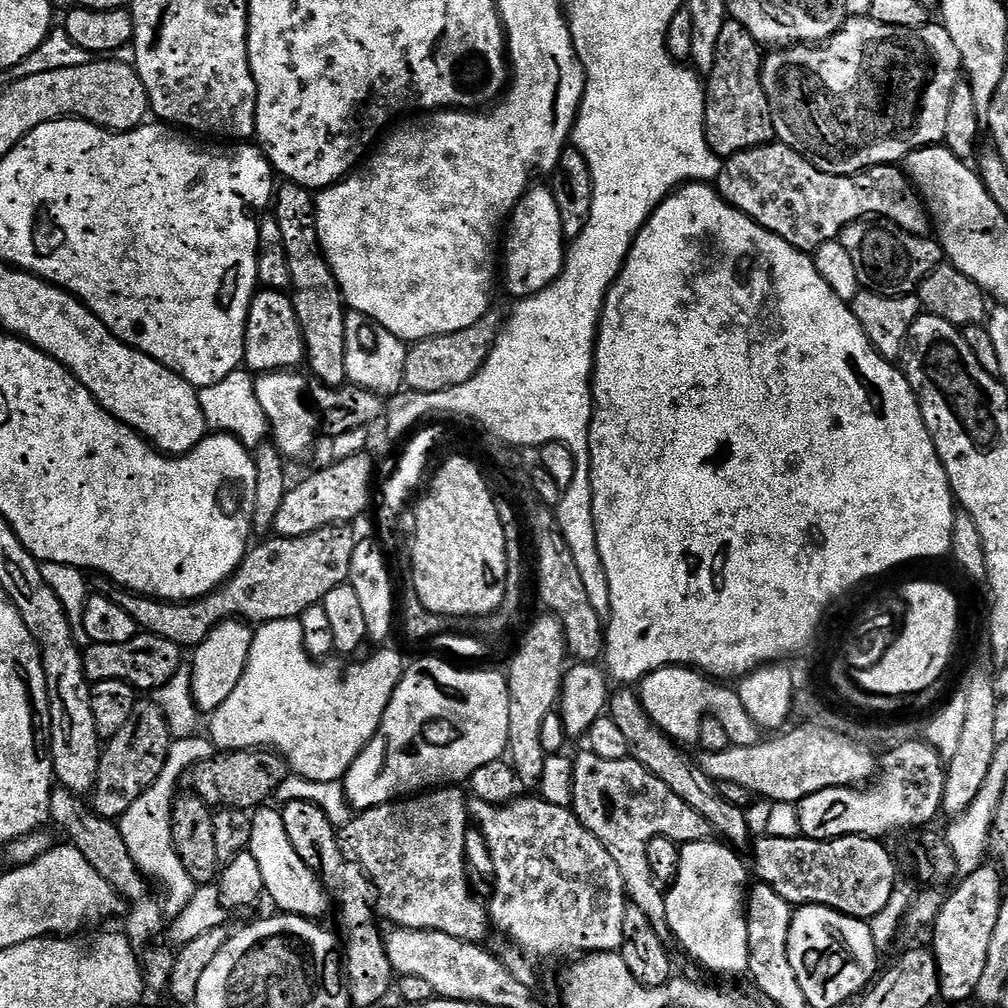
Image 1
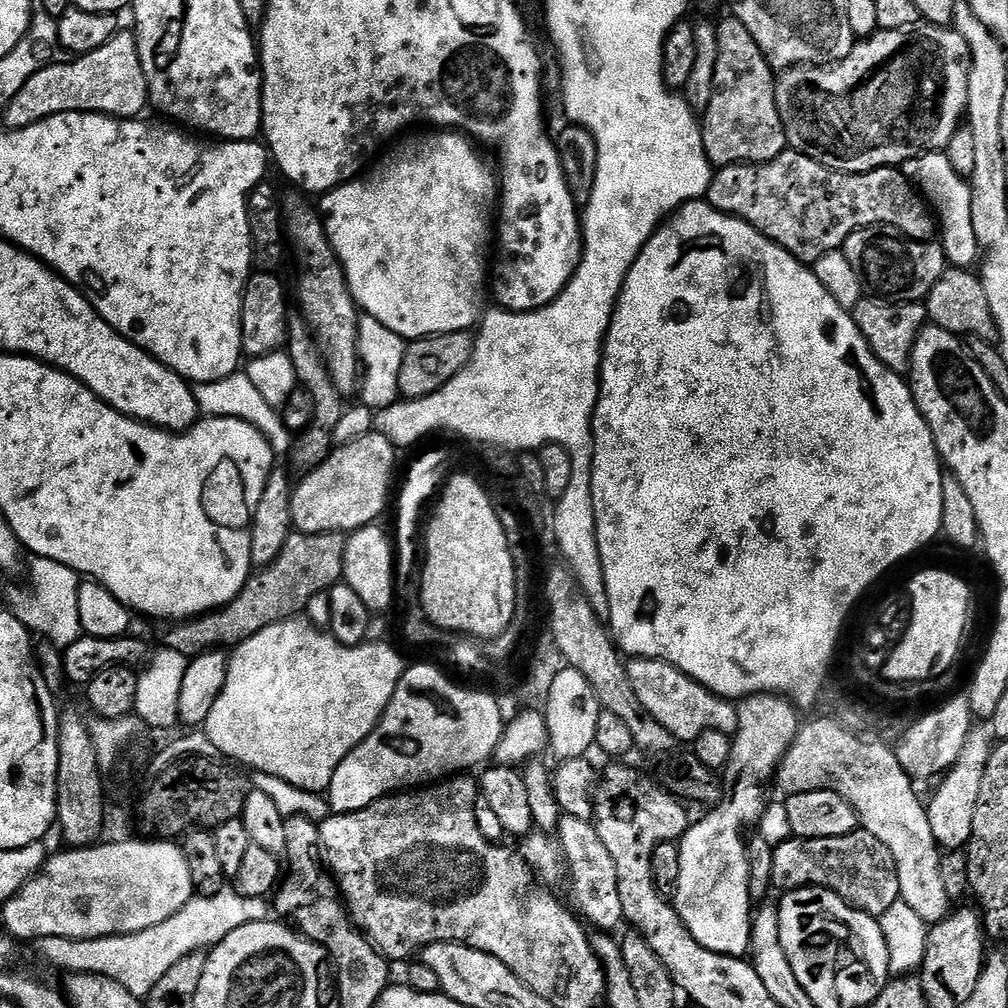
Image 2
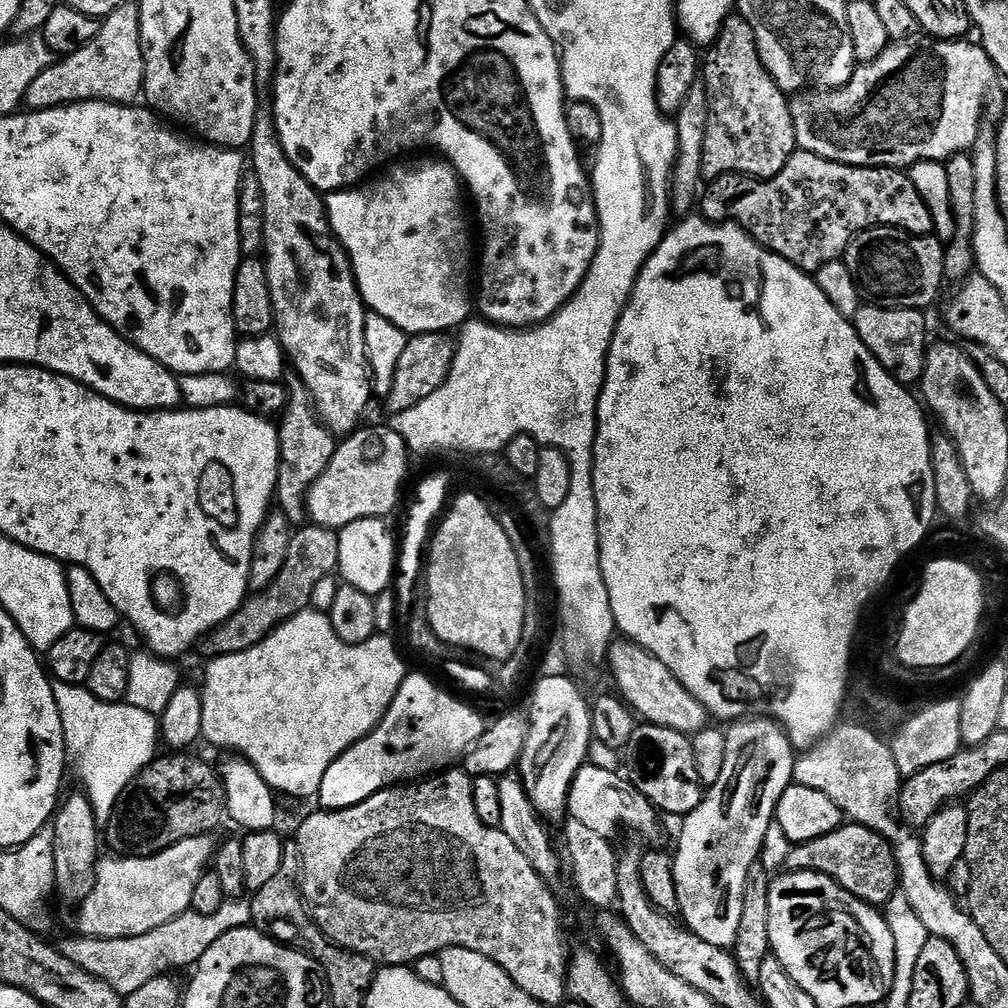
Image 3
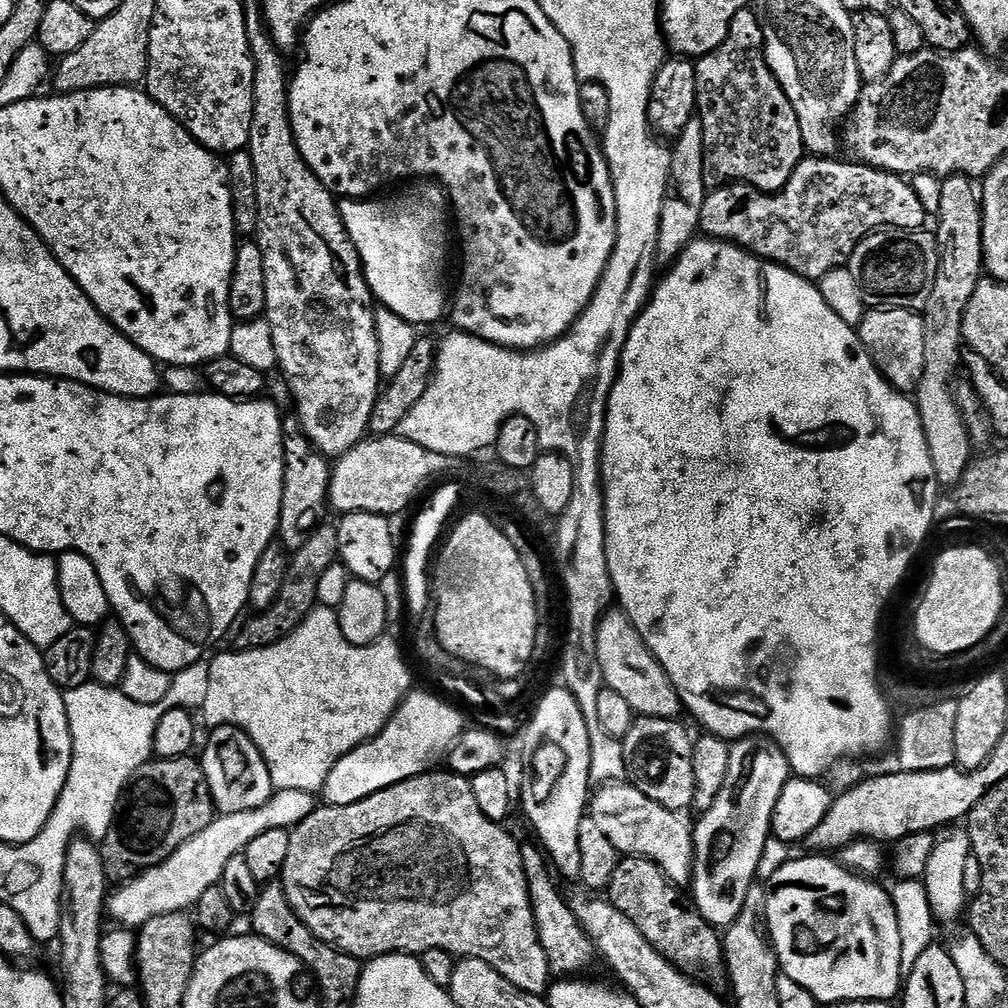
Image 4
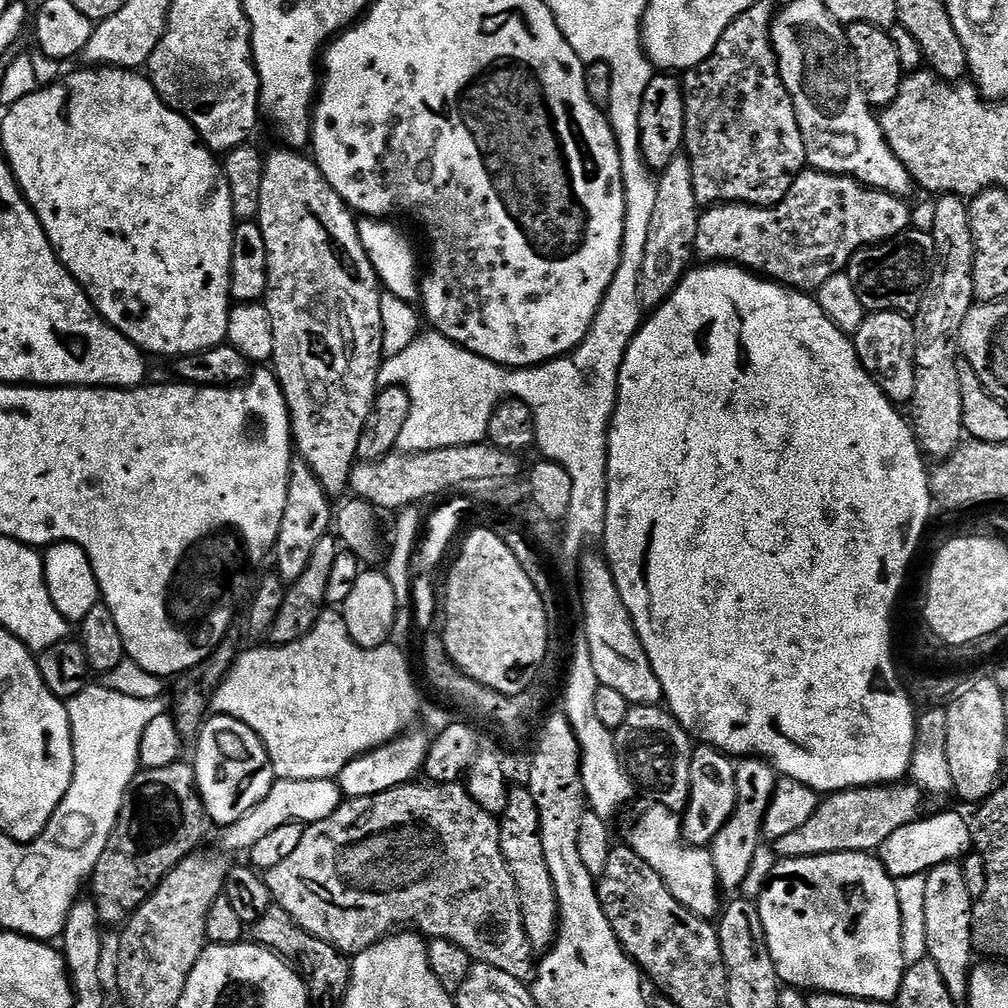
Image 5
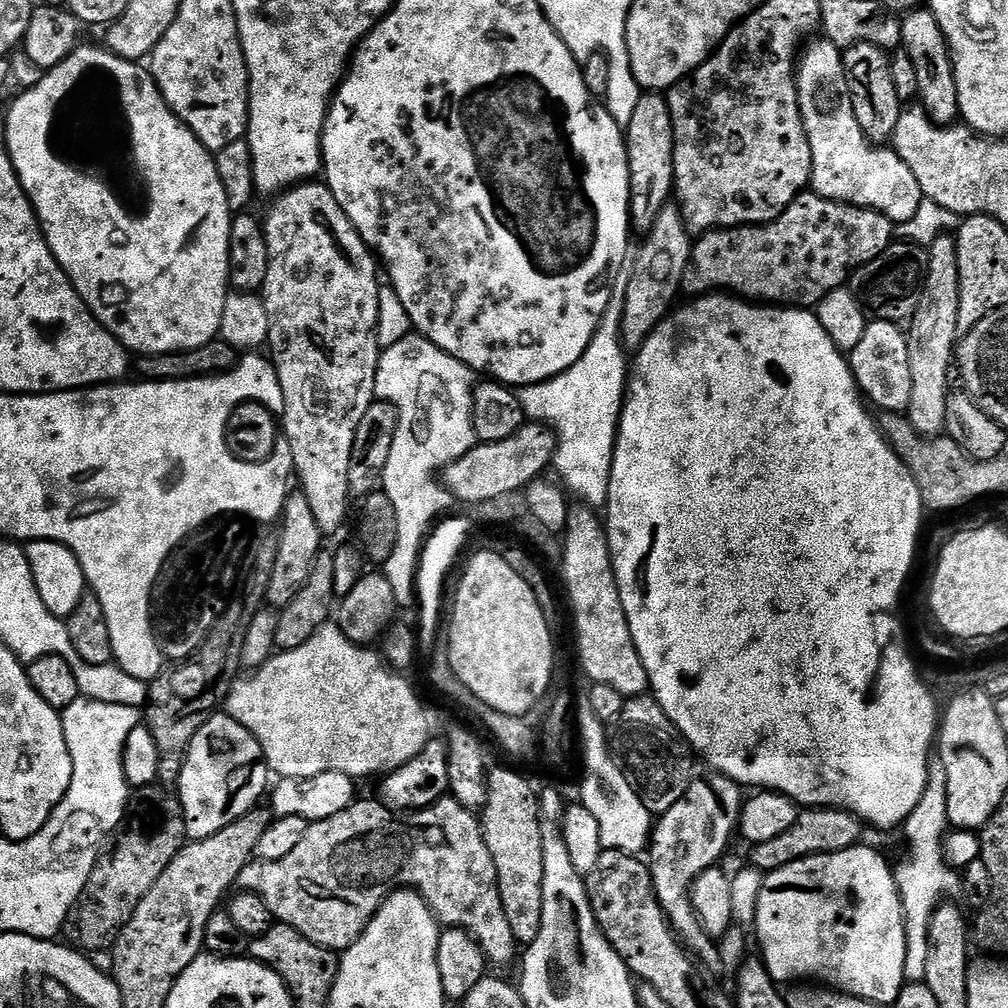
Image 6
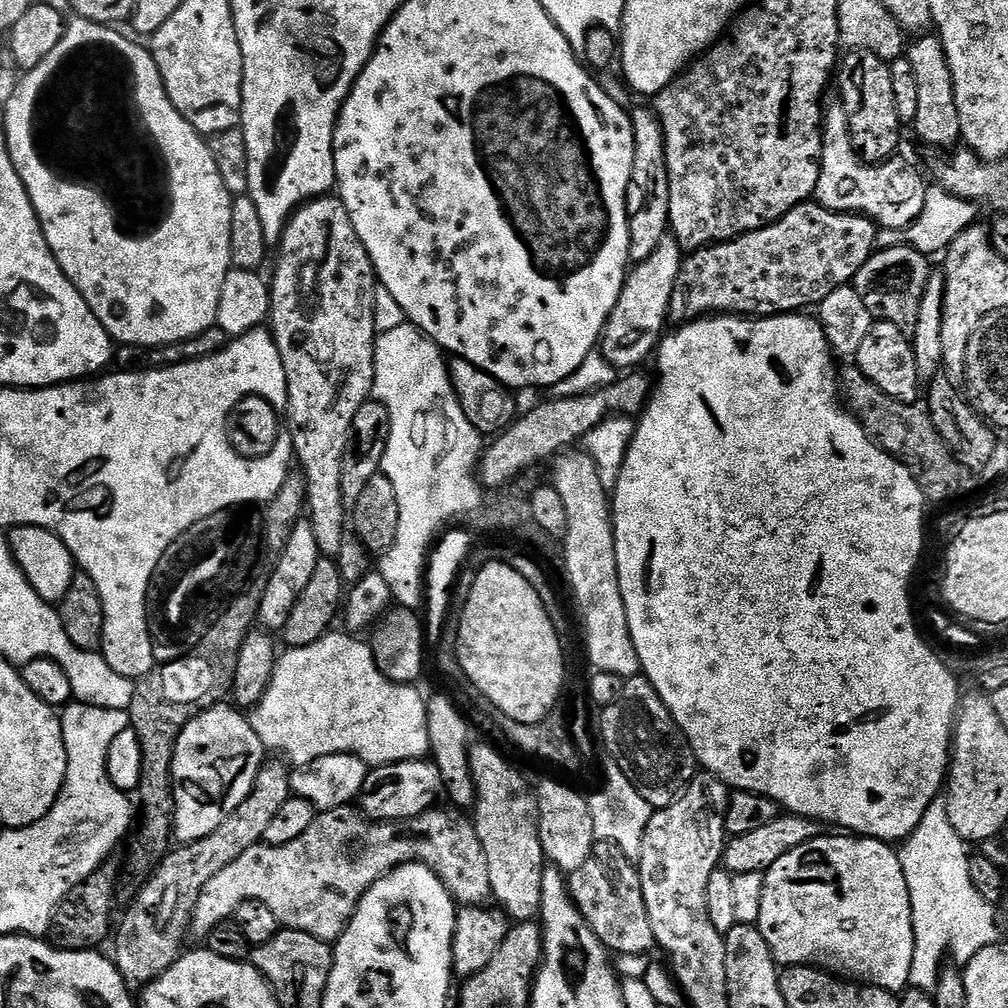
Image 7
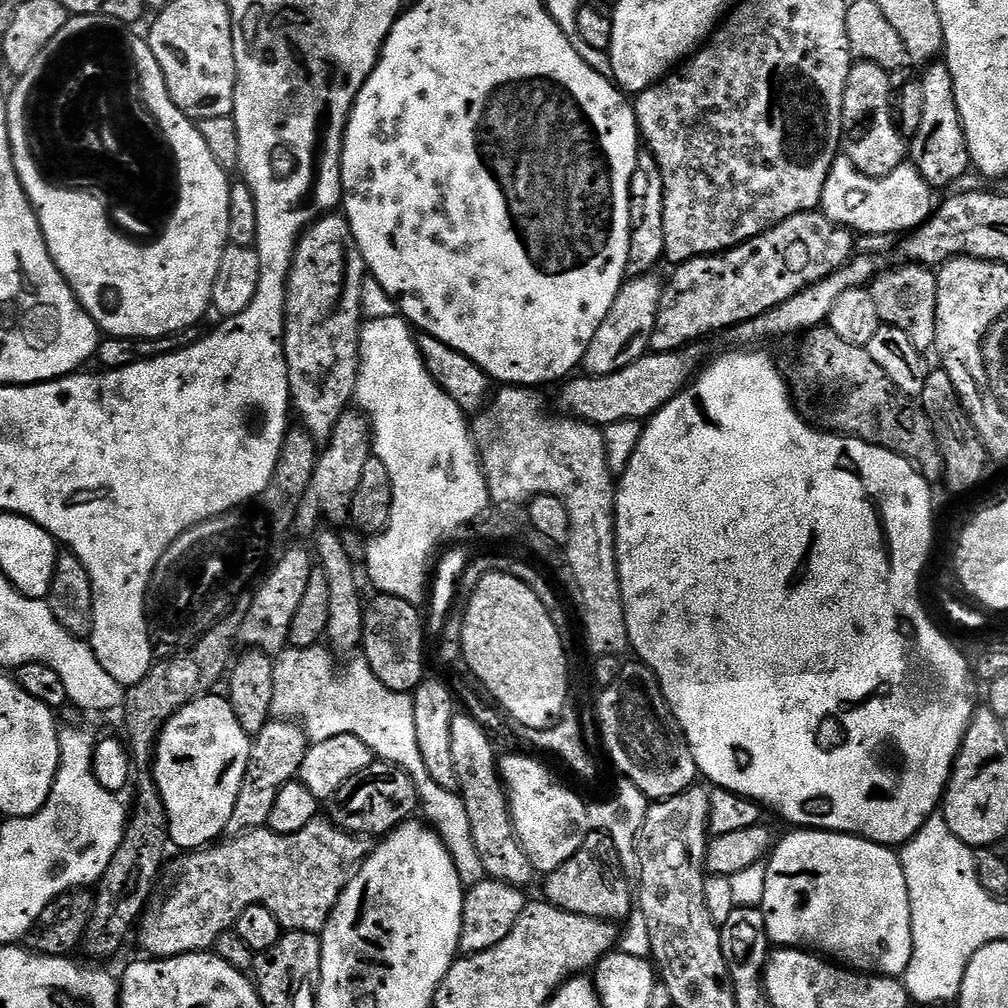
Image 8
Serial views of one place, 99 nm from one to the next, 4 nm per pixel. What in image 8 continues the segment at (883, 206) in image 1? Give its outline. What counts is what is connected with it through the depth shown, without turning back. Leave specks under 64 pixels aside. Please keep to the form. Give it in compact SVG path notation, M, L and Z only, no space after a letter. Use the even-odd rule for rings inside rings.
M823 211L799 212L776 224L768 231L742 242L726 252L714 256L699 256L684 264L675 265L673 274L664 284L658 318L654 322L654 334L650 345L652 352L679 352L697 343L700 335L720 332L723 328L735 329L737 324L758 318L774 306L794 298L802 290L822 282L848 263L854 255L858 240L849 229L835 224Z

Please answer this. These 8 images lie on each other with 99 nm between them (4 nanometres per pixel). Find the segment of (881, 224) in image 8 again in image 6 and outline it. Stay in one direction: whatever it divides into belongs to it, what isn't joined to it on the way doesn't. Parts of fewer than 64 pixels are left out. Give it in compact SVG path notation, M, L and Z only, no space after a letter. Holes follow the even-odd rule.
M819 39L803 49L796 69L800 113L812 147L811 189L831 200L887 212L897 225L903 226L918 214L918 206L926 198L922 186L918 178L914 178L914 170L910 170L895 148L868 139L852 105L844 52L834 41Z

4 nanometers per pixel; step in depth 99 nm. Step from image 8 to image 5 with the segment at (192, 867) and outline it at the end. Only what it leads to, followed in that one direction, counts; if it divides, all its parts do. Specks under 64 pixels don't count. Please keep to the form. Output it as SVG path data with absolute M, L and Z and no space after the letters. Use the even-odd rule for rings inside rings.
M420 783L399 784L396 788L379 792L373 796L345 799L340 808L334 810L334 814L330 814L330 818L317 824L307 825L302 834L302 842L298 842L294 854L290 854L290 858L285 858L283 862L278 862L278 866L267 869L266 879L273 901L282 910L286 910L286 914L290 914L294 918L294 922L298 922L298 926L302 926L310 934L322 938L328 944L336 947L339 952L345 954L365 952L370 946L383 940L384 937L393 935L394 930L411 926L425 938L449 940L462 946L462 950L466 950L466 954L472 957L473 961L489 964L498 970L506 970L506 974L510 974L510 978L518 978L525 982L531 981L534 976L534 964L531 964L534 953L526 938L514 874L510 874L508 863L502 854L500 826L497 817L491 816L489 812L484 812L482 806L478 806L474 802L474 798L463 783Z

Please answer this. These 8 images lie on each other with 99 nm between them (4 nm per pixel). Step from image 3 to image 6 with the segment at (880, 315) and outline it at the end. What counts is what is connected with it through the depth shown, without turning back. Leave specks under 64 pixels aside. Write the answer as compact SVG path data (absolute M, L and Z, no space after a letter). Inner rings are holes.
M892 318L873 319L866 326L866 334L862 334L862 342L850 350L852 371L862 389L863 395L873 405L877 404L890 414L900 414L907 409L910 402L910 350L905 329L899 328Z

